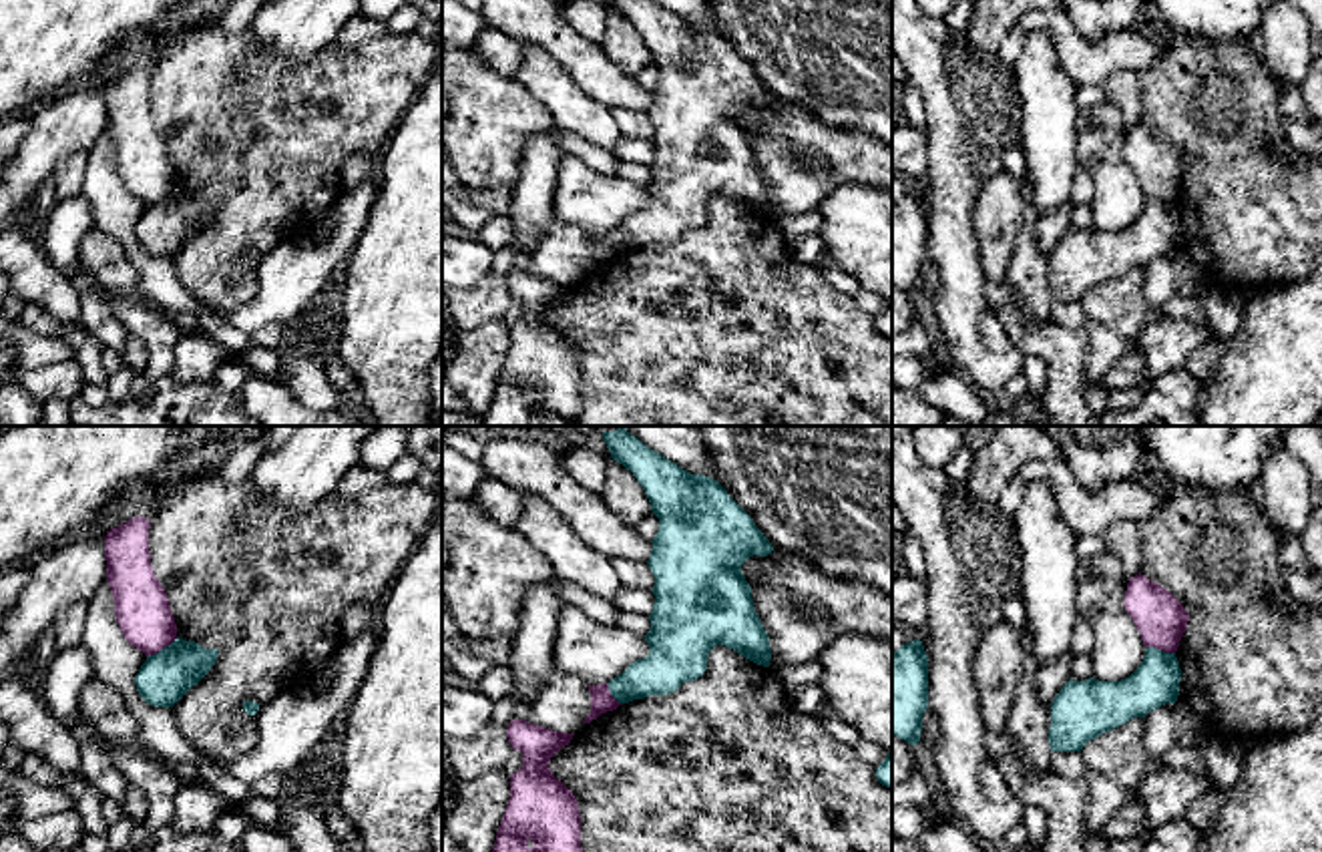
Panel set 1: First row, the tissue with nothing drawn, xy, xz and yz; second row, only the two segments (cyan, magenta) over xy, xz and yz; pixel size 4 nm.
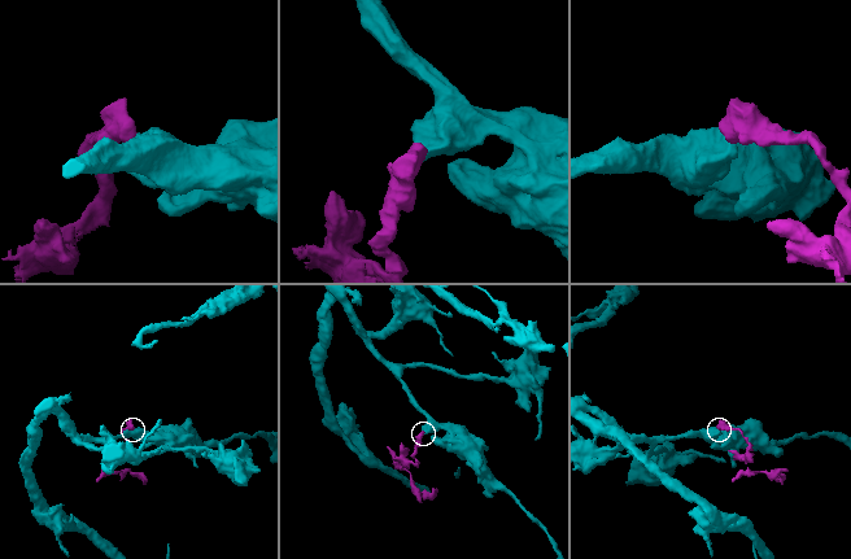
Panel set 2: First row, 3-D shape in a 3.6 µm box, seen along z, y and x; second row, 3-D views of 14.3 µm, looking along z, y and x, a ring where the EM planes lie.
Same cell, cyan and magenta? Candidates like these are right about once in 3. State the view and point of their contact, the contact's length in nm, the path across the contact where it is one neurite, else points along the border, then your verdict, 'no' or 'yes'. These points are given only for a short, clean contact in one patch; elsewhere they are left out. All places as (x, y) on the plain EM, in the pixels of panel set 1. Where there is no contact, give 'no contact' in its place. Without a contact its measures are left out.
contact xy (161, 199); length 150 nm; border xy (177, 187), (147, 207); no

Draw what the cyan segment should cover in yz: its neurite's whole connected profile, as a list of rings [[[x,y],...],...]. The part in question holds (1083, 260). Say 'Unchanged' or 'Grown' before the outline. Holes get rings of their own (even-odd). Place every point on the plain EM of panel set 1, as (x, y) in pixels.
Unchanged. [[[1147,197],[1141,215],[1121,231],[1069,229],[1051,253],[1051,301],[1081,301],[1101,283],[1175,253],[1179,231],[1175,203],[1155,197]]]

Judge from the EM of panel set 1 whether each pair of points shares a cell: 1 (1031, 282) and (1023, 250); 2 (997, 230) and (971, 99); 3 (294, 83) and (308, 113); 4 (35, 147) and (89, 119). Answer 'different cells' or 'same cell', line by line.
1: same cell
2: different cells
3: same cell
4: same cell

